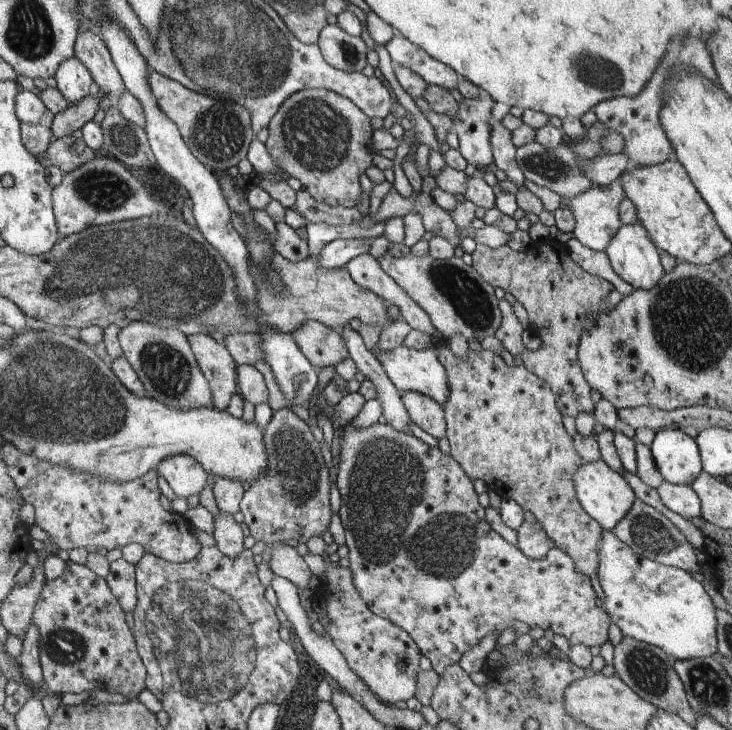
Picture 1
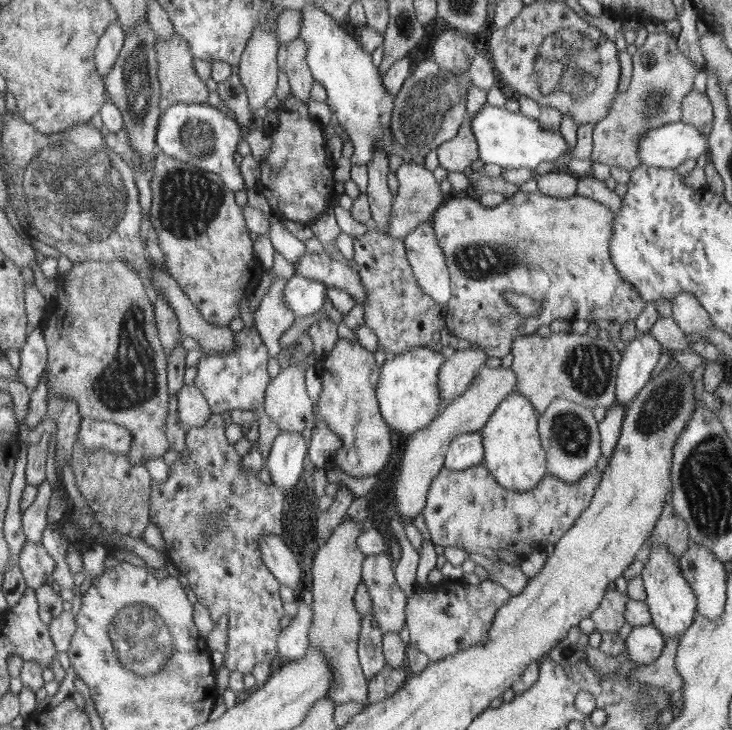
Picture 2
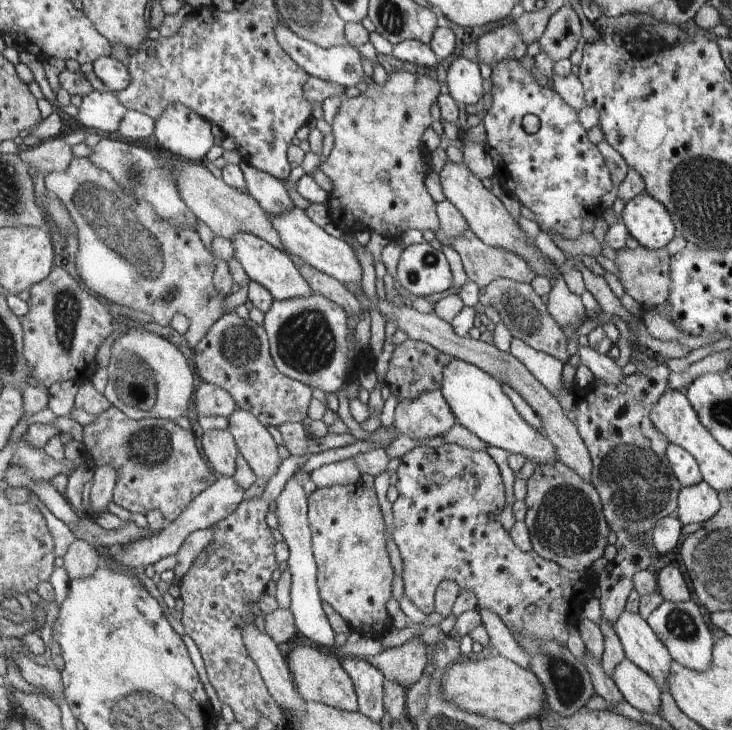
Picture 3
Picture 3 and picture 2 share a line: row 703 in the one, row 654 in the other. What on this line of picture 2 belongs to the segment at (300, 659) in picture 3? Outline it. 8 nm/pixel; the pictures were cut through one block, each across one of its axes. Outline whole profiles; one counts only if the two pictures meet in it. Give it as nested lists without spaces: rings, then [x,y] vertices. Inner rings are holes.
[[[351,518],[334,528],[326,542],[320,542],[312,566],[312,596],[310,604],[314,617],[311,628],[311,650],[328,656],[335,678],[327,698],[336,705],[356,701],[369,704],[370,684],[359,662],[359,634],[363,616],[355,606],[356,590],[363,581],[363,562],[366,557],[356,546],[356,539],[362,533],[362,524]]]

